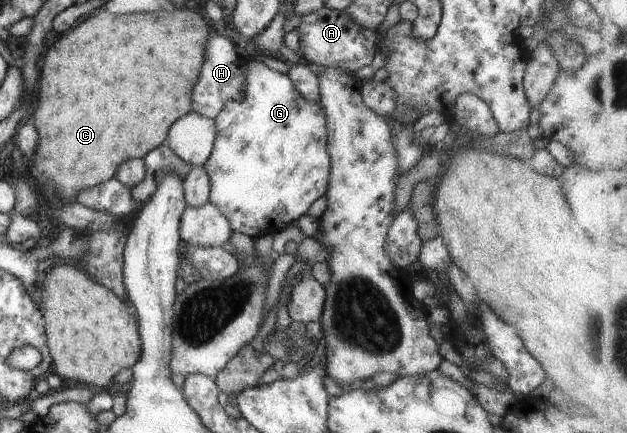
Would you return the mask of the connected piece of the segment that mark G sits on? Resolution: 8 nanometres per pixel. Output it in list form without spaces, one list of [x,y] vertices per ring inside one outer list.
[[[250,57],[246,59],[241,93],[240,100],[225,101],[225,107],[215,117],[213,147],[202,168],[210,181],[209,202],[227,219],[232,232],[255,239],[273,236],[305,214],[309,205],[327,189],[330,161],[323,108],[305,101],[286,75]]]

